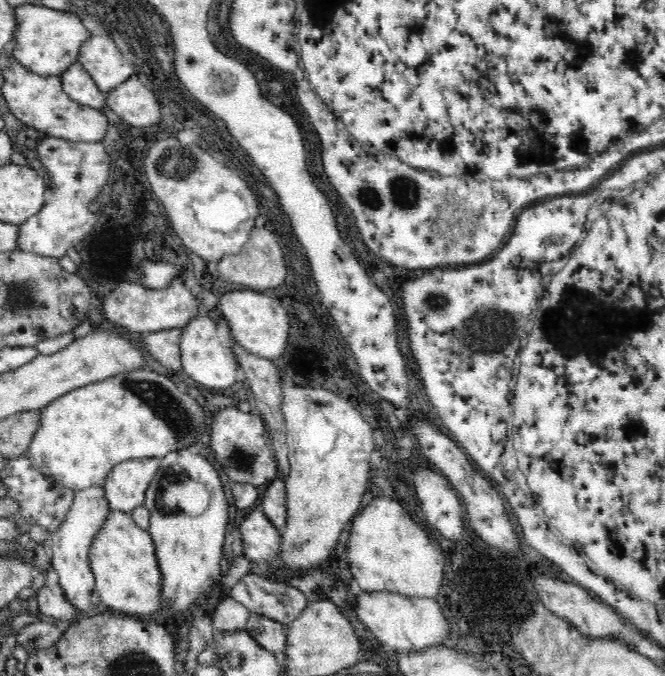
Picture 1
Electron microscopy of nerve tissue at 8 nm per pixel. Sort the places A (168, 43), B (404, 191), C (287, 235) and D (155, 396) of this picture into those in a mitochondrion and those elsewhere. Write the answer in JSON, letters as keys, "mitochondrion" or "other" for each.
{"A":"other","B":"mitochondrion","C":"other","D":"mitochondrion"}

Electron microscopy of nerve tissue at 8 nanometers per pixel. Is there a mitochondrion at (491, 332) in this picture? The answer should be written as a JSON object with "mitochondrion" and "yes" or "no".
{"mitochondrion":"yes"}

